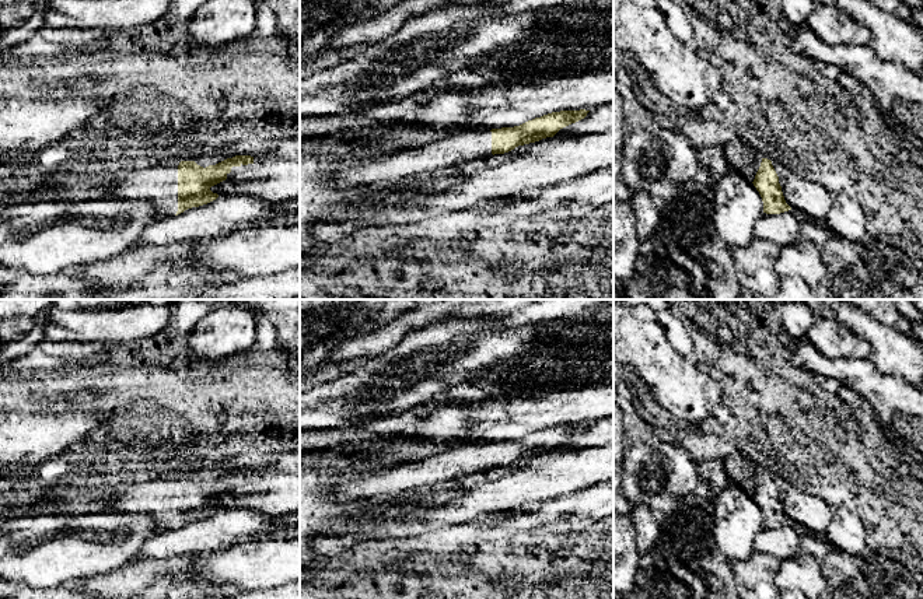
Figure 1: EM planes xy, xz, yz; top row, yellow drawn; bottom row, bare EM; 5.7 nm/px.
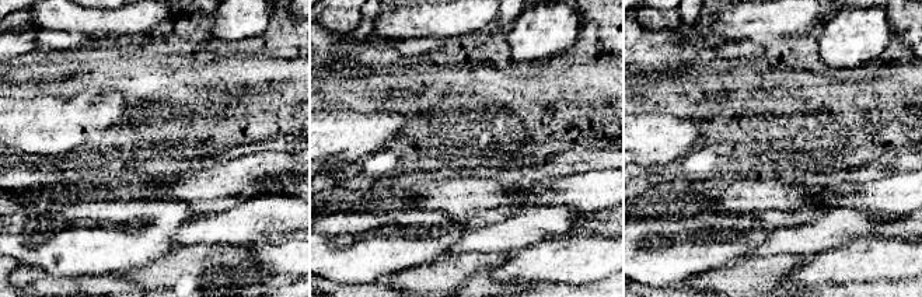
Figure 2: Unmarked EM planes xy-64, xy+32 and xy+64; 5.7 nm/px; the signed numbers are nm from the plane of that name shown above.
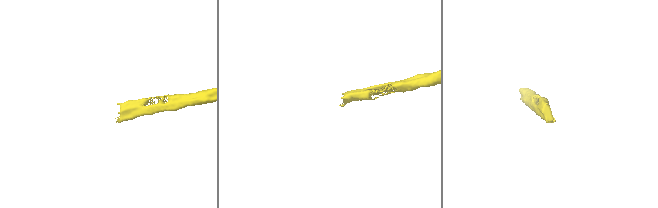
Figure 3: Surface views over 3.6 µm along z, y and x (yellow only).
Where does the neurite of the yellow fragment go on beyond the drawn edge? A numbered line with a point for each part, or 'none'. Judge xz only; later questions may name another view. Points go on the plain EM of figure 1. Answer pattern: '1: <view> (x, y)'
1: xz (464, 459)

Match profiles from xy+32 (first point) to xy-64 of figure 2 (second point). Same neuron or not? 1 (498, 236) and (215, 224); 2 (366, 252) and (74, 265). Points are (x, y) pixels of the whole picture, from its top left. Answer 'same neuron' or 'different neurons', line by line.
1: same neuron
2: same neuron

